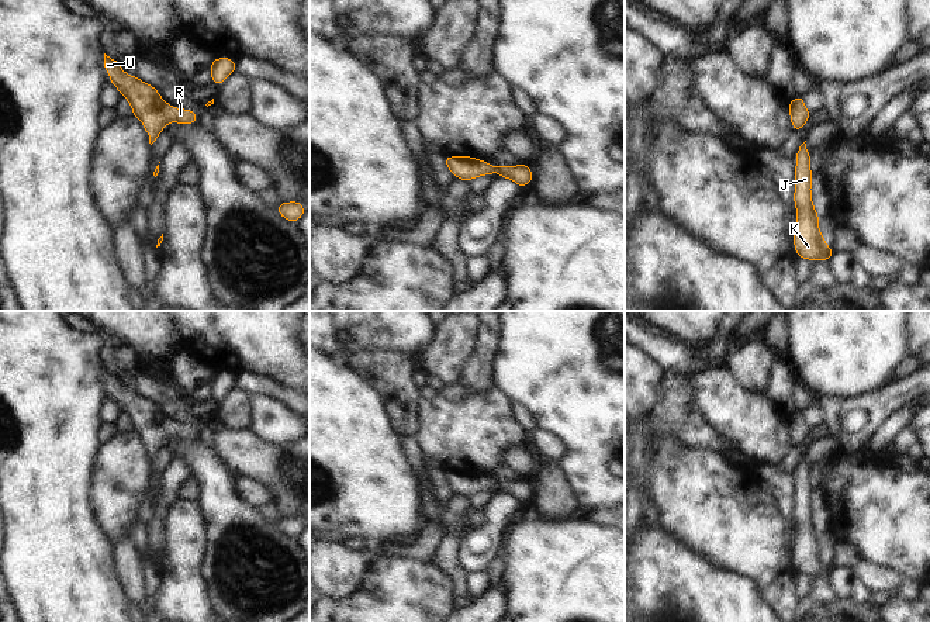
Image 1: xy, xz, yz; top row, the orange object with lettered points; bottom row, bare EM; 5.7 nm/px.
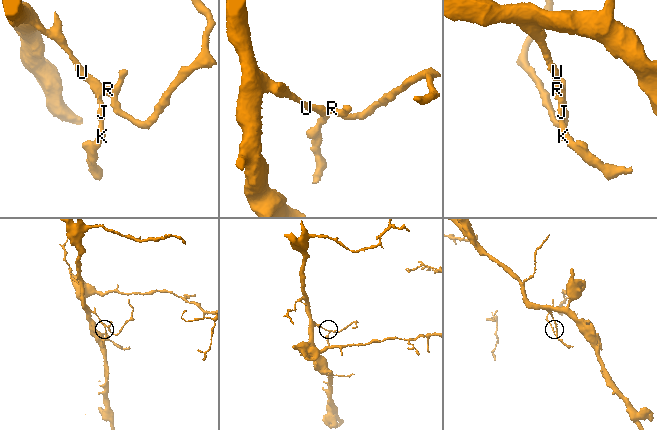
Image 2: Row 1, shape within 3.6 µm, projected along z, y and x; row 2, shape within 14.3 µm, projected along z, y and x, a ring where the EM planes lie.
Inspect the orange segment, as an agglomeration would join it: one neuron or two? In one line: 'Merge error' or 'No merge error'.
No merge error.

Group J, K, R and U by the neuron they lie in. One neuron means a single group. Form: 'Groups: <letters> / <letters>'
Groups: J K R U.

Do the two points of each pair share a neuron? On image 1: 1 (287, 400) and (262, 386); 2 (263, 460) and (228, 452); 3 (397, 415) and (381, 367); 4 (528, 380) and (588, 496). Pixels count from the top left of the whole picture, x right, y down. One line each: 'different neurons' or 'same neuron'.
1: same neuron
2: same neuron
3: same neuron
4: same neuron

